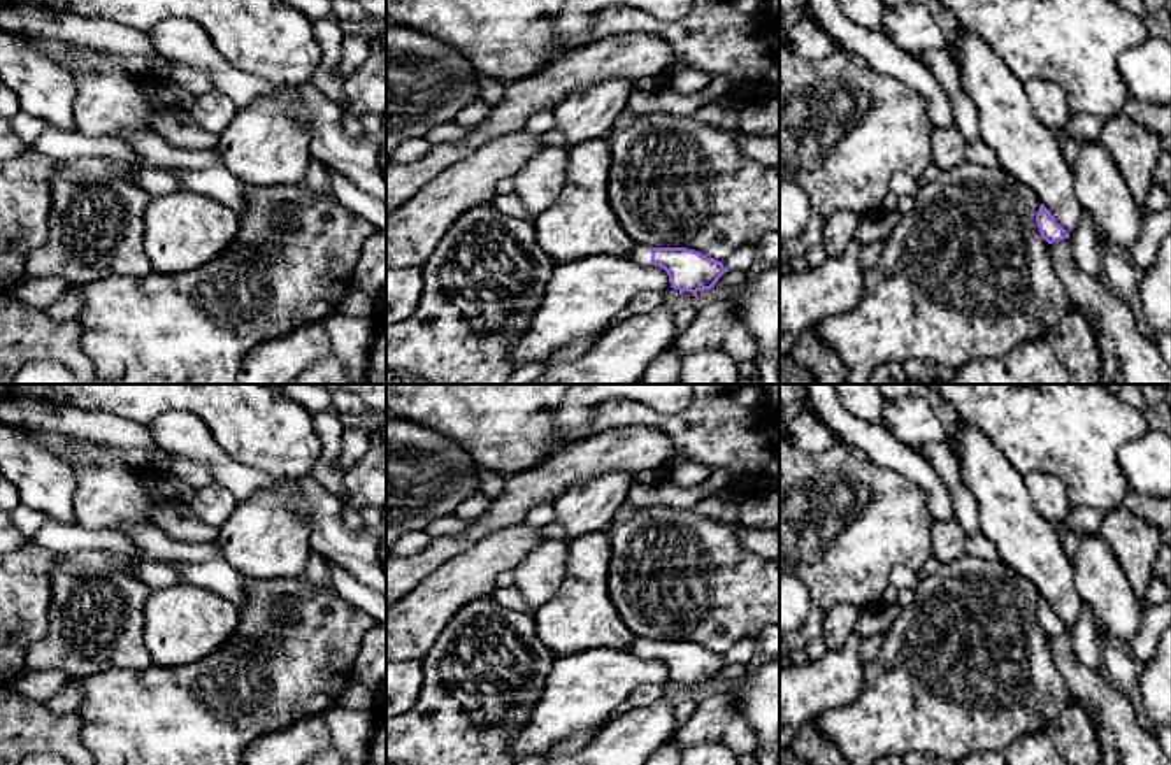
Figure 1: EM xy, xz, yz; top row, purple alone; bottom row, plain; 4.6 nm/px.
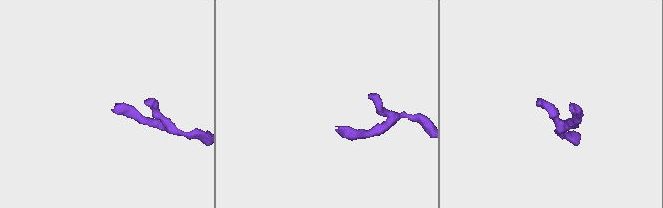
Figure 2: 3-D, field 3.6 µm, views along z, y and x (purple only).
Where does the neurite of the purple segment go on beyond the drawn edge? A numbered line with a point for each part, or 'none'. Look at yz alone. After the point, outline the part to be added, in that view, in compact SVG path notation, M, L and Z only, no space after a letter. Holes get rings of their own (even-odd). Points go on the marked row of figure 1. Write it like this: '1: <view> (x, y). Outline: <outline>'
none

